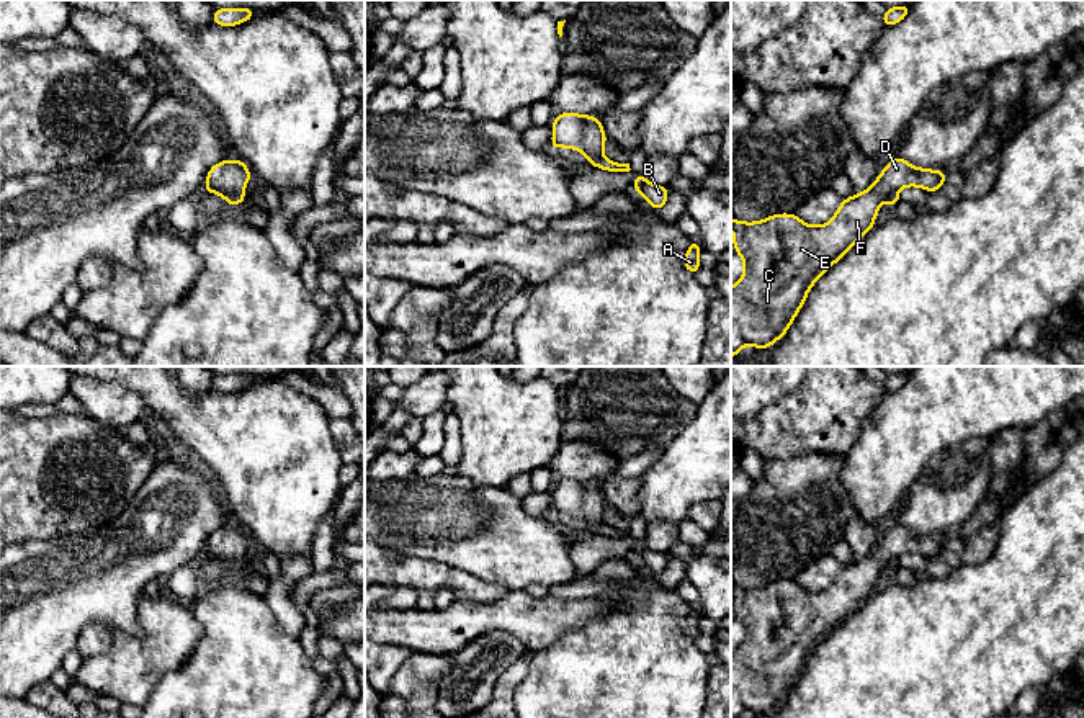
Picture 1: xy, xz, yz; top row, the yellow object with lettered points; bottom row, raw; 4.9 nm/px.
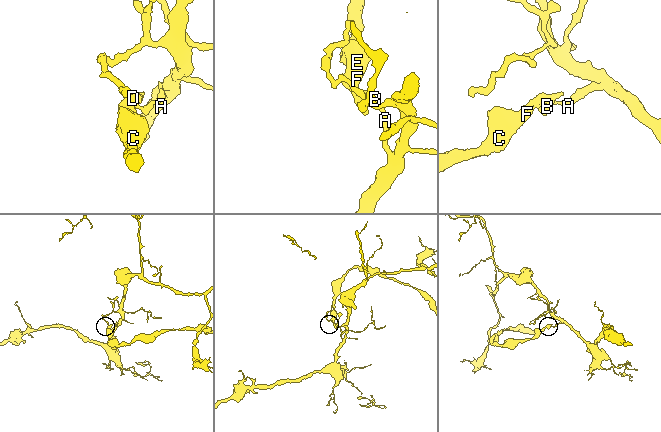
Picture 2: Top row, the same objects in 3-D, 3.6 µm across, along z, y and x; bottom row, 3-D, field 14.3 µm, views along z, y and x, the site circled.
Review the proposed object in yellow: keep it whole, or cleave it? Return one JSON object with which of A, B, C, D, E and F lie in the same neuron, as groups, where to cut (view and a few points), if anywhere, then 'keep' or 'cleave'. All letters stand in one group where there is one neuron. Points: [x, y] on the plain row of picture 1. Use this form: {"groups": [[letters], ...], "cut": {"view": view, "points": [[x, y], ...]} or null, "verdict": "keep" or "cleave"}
{"groups": [["A", "B"], ["C", "D", "E", "F"]], "cut": {"view": "xy", "points": [[242, 556], [226, 565]]}, "verdict": "cleave"}

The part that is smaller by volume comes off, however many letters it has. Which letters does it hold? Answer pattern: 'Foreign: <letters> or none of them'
Foreign: C, D, E, F

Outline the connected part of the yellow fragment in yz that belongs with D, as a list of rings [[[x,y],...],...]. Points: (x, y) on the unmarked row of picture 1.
[[[894,523],[868,556],[842,566],[834,584],[822,592],[808,592],[788,579],[759,589],[731,586],[734,618],[744,625],[744,639],[731,654],[731,718],[739,718],[744,711],[768,715],[782,705],[816,646],[873,594],[880,569],[888,568],[903,553],[937,558],[945,550],[945,540],[917,535]]]

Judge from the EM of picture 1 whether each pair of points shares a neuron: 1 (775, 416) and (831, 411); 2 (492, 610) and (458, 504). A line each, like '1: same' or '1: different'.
1: same
2: different

